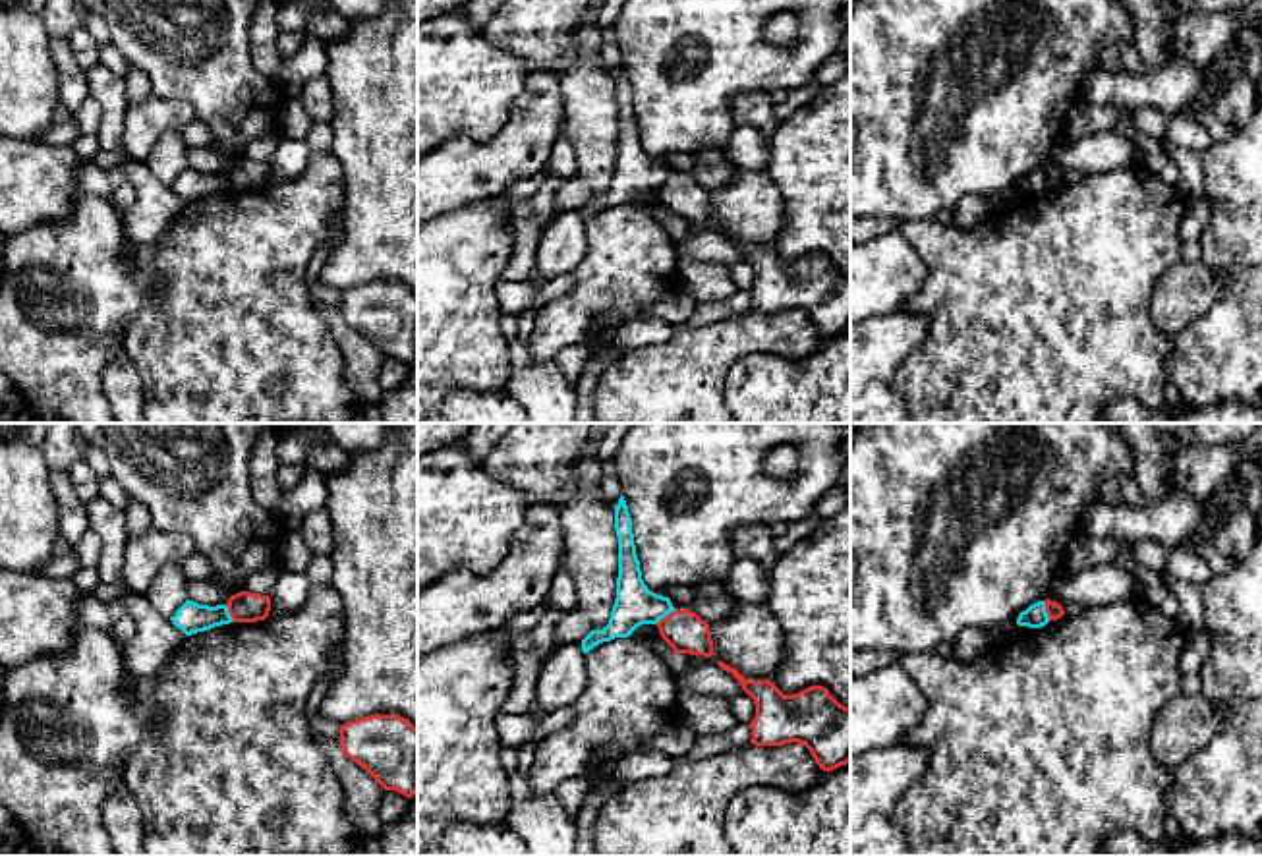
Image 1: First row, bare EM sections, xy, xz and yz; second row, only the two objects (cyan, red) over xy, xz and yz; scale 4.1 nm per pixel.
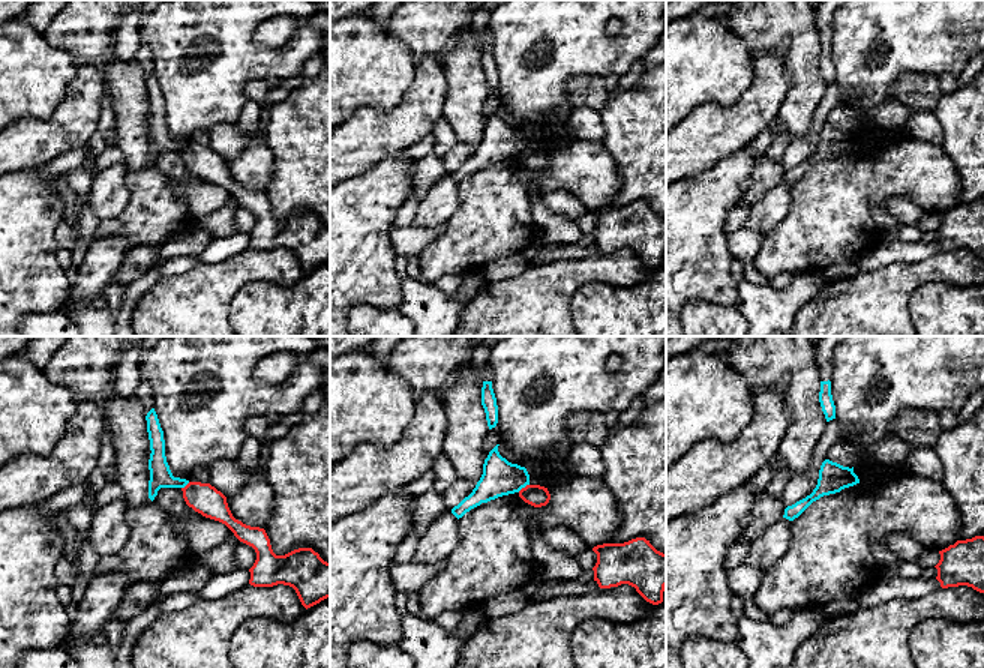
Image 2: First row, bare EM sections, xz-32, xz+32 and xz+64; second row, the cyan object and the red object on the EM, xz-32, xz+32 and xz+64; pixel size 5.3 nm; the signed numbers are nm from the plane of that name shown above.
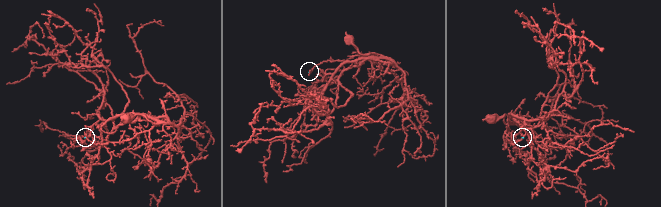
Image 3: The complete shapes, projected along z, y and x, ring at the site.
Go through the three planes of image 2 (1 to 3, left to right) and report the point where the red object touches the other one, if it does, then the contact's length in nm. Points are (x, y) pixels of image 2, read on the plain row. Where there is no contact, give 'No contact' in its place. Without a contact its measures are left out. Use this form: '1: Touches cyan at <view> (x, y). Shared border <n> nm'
1: Touches cyan at xz-32 (185, 149). Shared border 60 nm
2: Touches cyan at xz+32 (522, 150). Shared border 80 nm
3: No contact

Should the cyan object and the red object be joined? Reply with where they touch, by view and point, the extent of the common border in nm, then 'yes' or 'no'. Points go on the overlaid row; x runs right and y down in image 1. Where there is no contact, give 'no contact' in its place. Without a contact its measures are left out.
contact yz (1044, 611); length 90 nm; no

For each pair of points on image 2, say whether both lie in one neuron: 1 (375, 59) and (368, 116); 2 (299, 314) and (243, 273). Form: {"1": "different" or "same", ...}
{"1": "different", "2": "different"}

